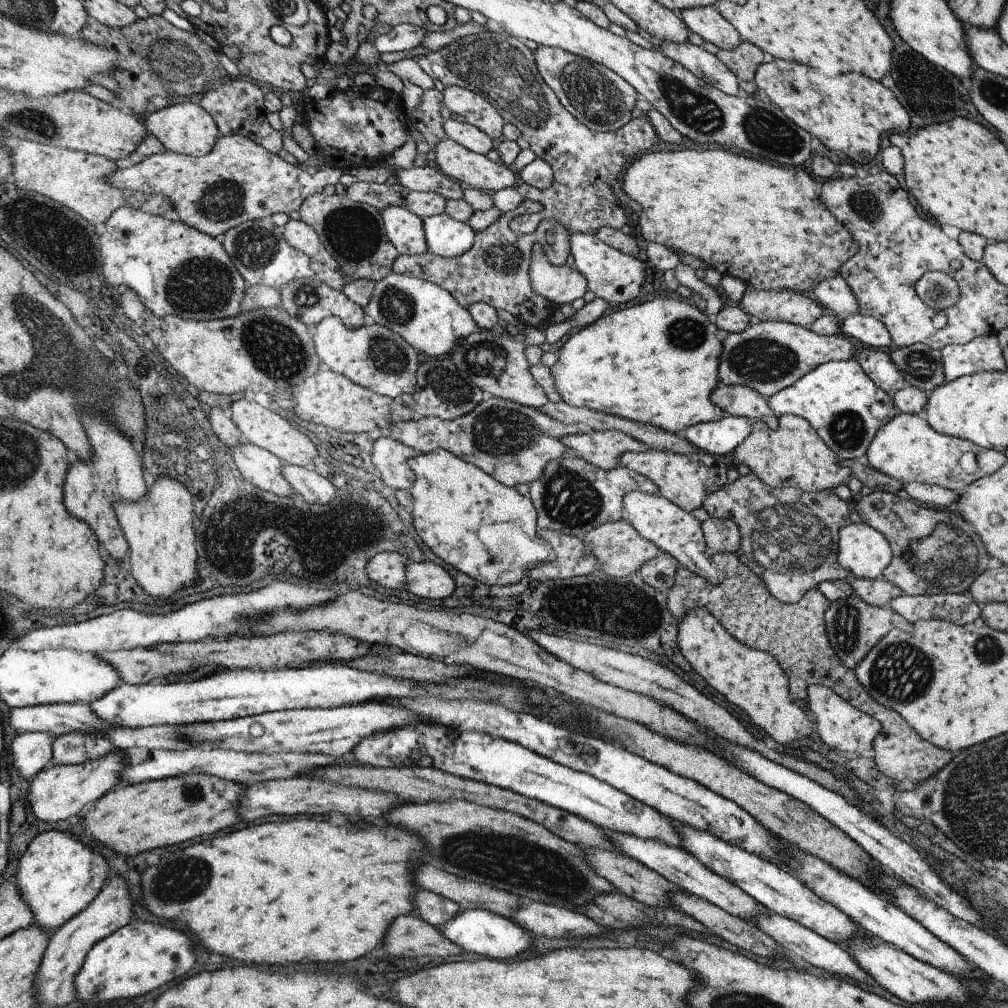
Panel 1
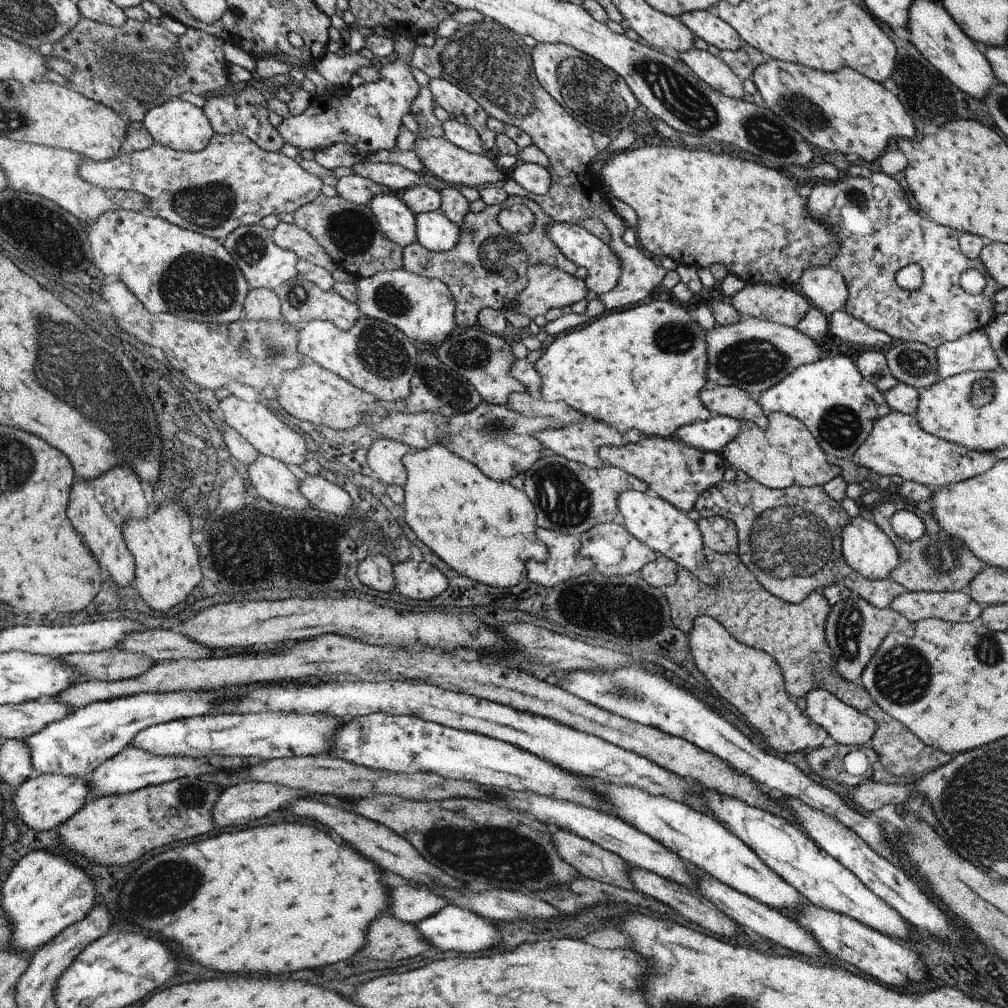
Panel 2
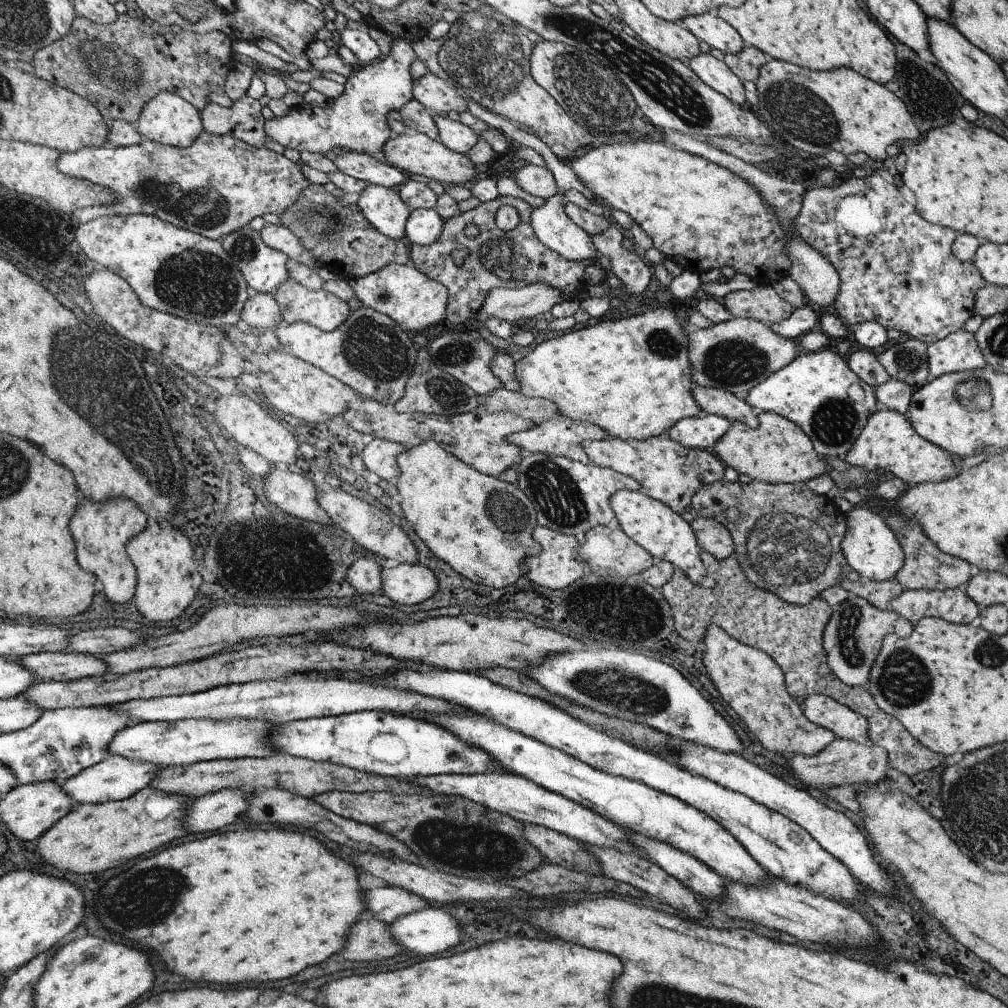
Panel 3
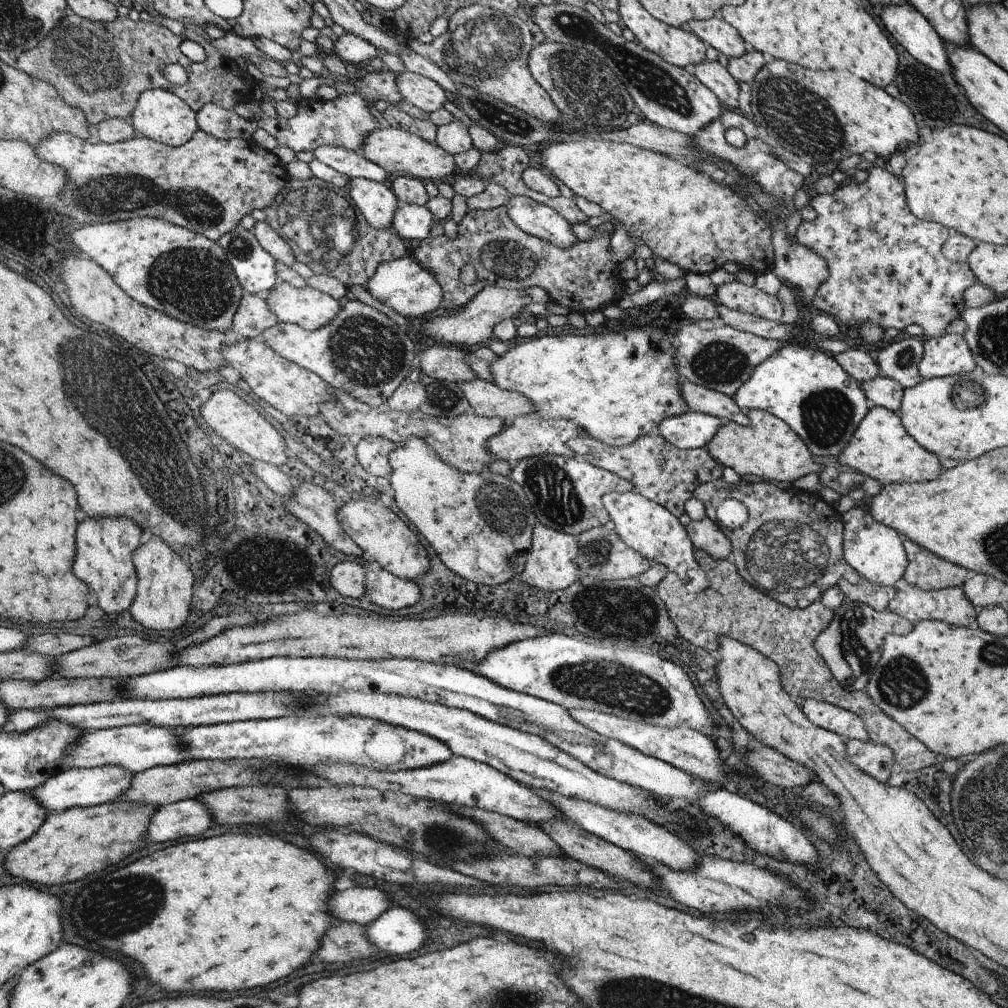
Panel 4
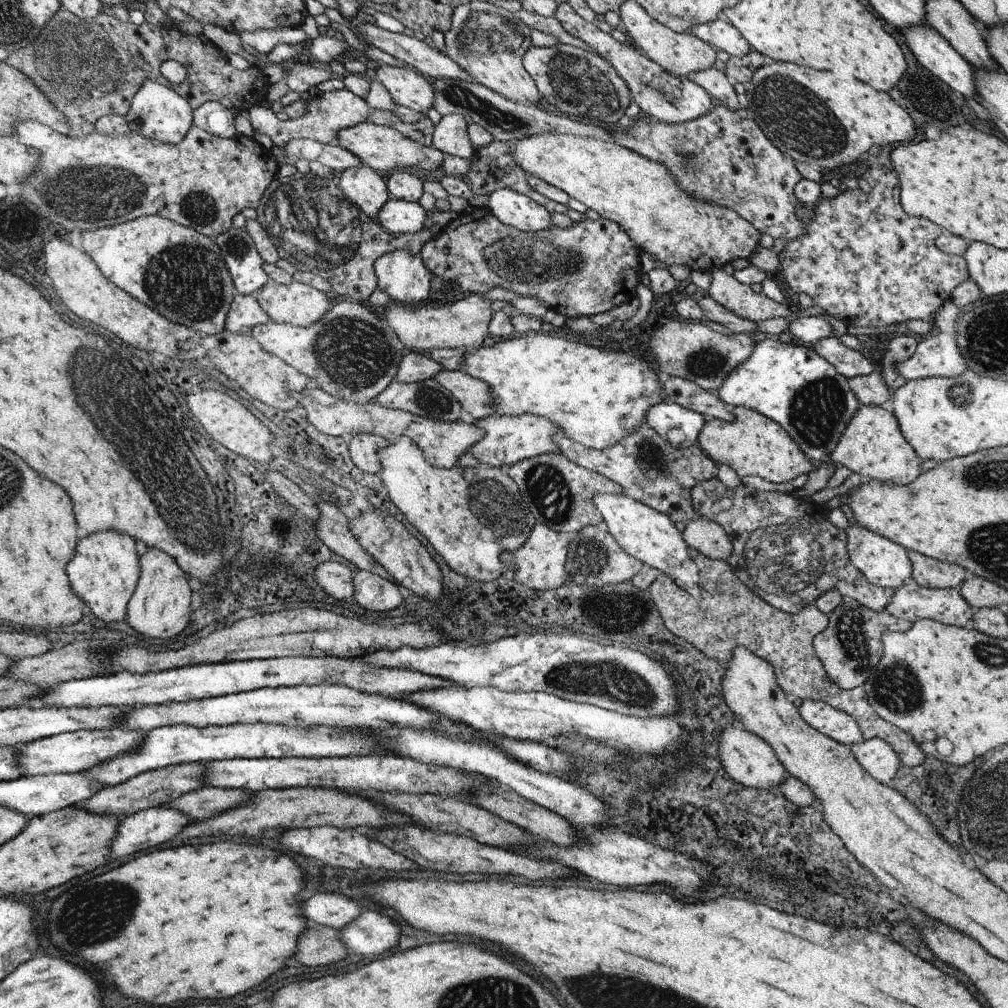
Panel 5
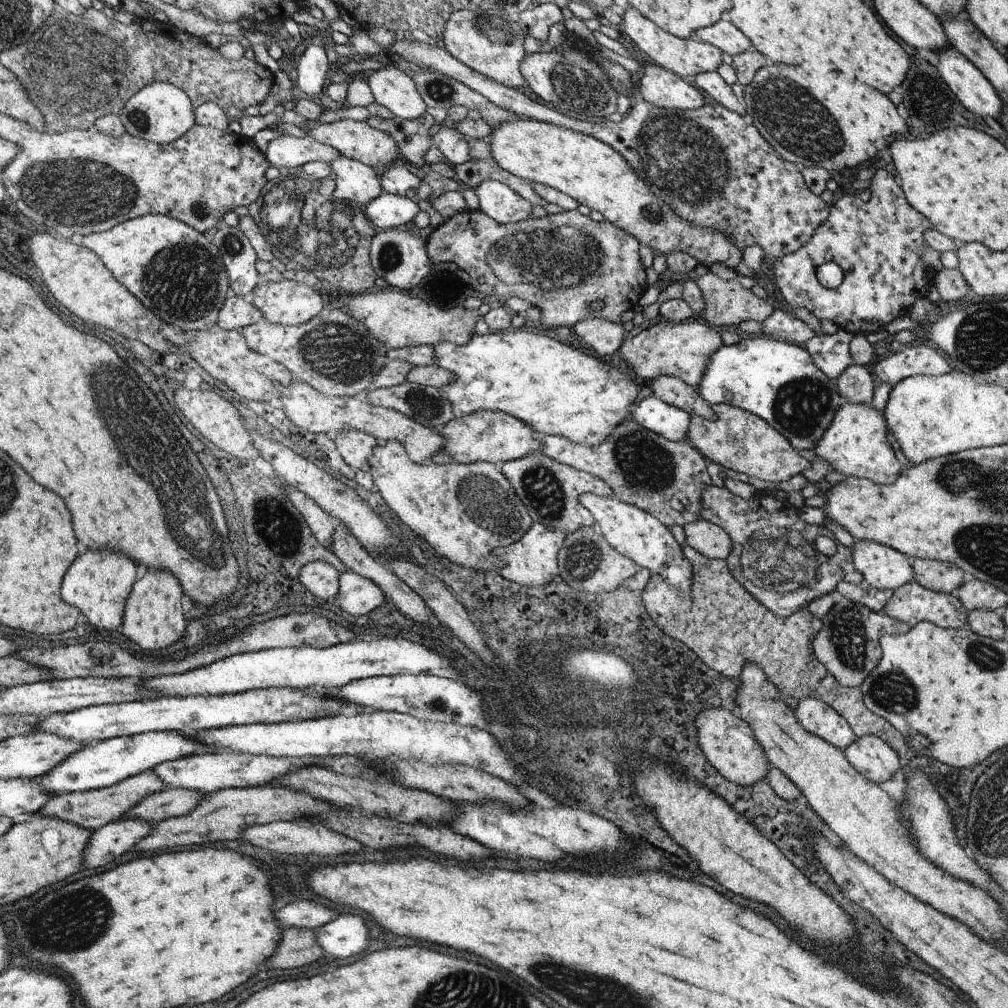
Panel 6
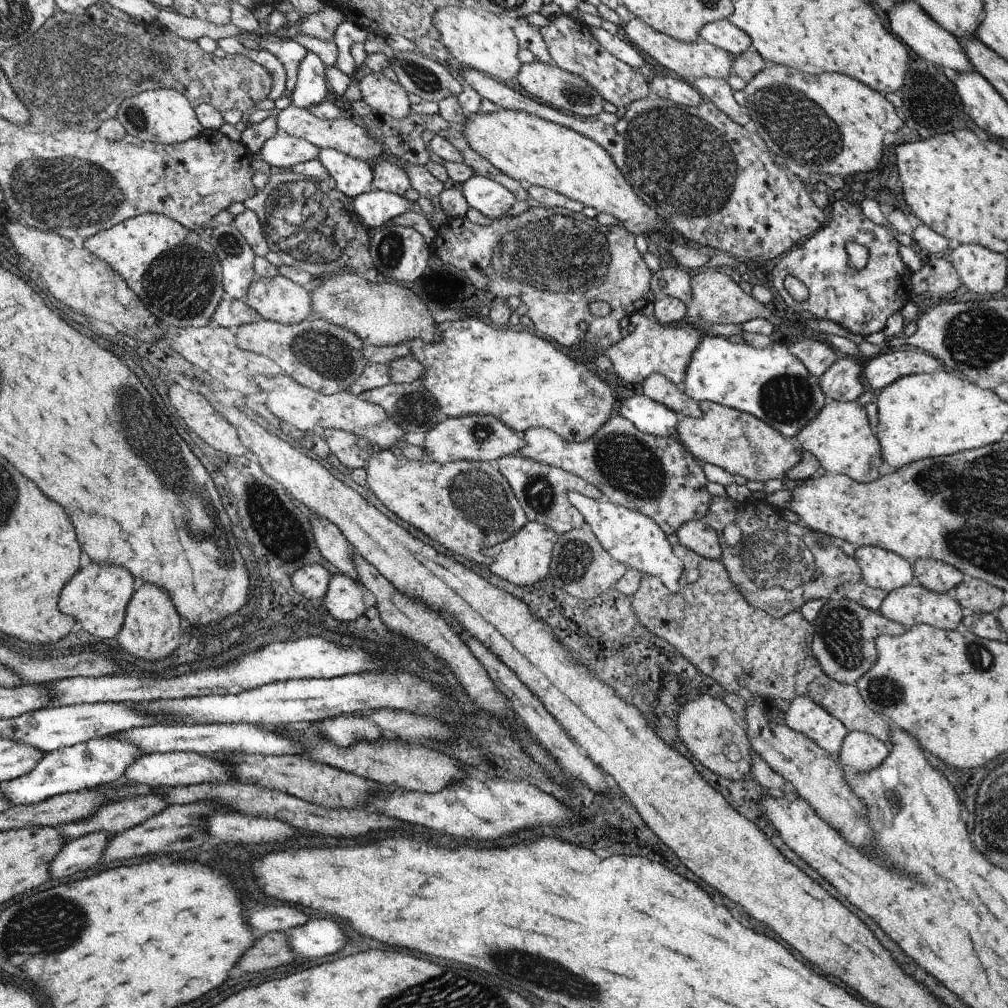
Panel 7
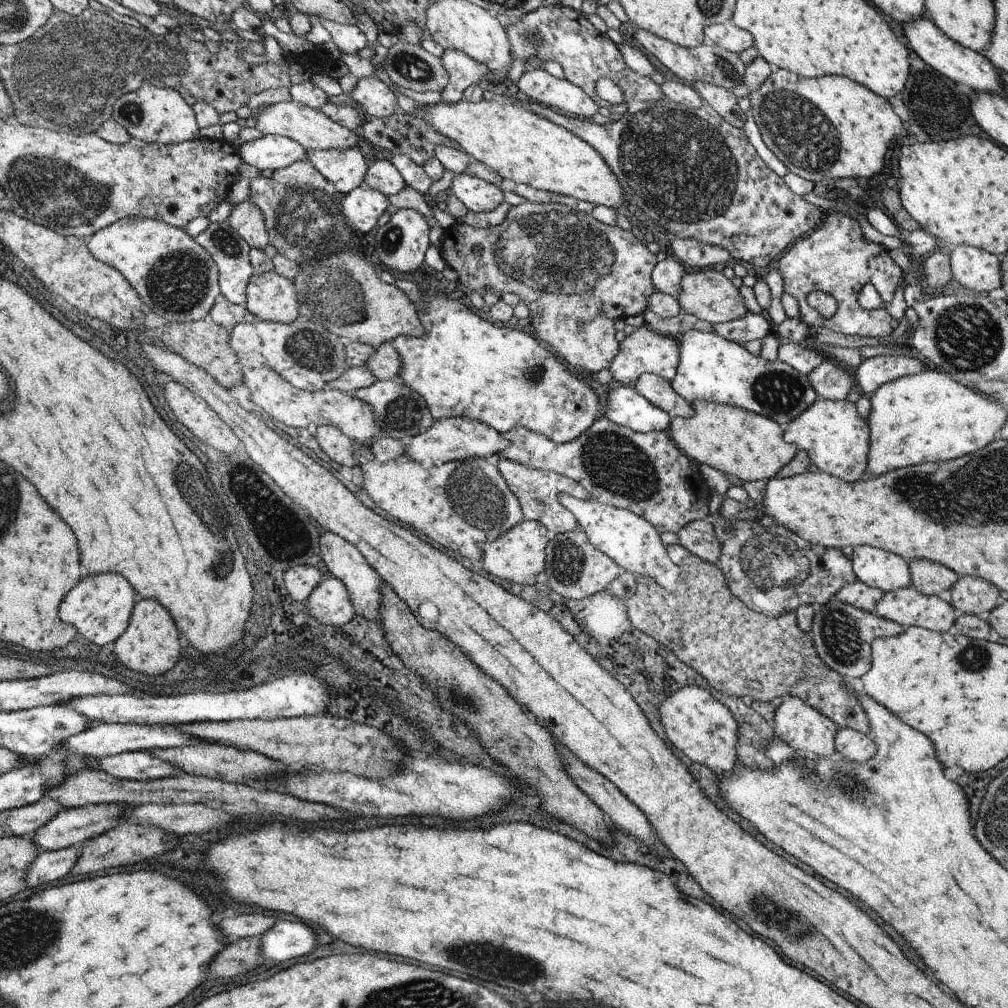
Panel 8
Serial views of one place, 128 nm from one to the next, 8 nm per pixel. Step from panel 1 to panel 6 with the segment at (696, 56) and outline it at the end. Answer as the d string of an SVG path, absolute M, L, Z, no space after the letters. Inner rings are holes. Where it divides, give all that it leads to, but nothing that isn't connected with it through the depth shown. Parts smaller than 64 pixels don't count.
M706 71L692 78L691 83L695 85L711 102L716 102L735 113L746 116L745 107L734 95L732 88L728 85L718 71Z

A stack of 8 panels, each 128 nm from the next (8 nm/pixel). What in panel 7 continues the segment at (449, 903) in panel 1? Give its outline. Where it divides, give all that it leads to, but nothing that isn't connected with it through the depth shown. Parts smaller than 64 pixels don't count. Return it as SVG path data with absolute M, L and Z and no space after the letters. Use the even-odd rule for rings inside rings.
M270 906L270 908L264 908L260 912L254 912L250 916L250 926L254 928L254 934L258 936L264 936L264 934L270 934L270 932L286 932L290 928L296 928L296 926L302 926L308 922L308 916L294 908L294 906Z

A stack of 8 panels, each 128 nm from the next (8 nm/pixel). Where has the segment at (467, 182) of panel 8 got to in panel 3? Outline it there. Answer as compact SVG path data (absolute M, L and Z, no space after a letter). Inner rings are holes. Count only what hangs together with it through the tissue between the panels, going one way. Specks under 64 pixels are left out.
M465 98L468 104L468 110L473 117L476 117L485 123L488 123L489 127L495 128L502 131L510 140L514 140L517 143L530 147L535 150L539 155L541 155L545 160L546 168L549 169L556 182L557 193L550 197L544 206L535 208L531 214L531 225L535 235L539 238L544 246L550 248L550 250L555 251L564 258L571 261L594 261L596 264L599 261L600 253L596 250L596 246L592 241L591 235L589 235L585 230L582 230L566 213L564 204L566 203L565 197L562 192L570 189L576 189L582 193L589 200L594 200L595 196L581 180L580 177L574 172L574 170L566 165L557 158L557 156L550 150L547 144L544 144L540 138L532 134L529 130L522 129L521 127L513 124L507 119L504 119L500 114L494 114L477 103L476 100L471 98Z

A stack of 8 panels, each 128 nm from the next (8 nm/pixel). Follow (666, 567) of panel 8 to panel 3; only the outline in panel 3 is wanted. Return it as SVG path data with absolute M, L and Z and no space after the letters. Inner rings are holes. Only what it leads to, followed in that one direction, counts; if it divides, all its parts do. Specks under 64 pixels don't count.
M619 490L610 497L610 504L623 532L643 549L646 549L654 559L670 561L676 568L683 570L693 583L699 584L703 588L716 586L714 576L707 572L700 558L696 533L681 514L674 512L662 501L648 496L642 490Z

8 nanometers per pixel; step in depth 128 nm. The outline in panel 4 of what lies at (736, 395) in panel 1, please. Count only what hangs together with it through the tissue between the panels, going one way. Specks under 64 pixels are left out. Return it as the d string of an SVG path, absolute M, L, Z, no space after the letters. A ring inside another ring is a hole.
M686 380L682 381L681 393L690 412L706 413L724 422L734 421L739 425L748 425L750 422L747 411L740 408L732 397L724 393Z

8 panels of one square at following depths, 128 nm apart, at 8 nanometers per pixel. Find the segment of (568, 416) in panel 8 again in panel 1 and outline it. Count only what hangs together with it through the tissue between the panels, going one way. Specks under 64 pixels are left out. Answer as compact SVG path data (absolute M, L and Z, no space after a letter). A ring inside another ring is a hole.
M656 296L642 304L602 315L572 334L559 350L558 362L550 367L551 373L557 391L569 405L613 414L680 434L691 426L718 421L728 415L710 400L712 391L721 384L718 367L723 342L716 332L718 327L714 318L707 317L686 299Z

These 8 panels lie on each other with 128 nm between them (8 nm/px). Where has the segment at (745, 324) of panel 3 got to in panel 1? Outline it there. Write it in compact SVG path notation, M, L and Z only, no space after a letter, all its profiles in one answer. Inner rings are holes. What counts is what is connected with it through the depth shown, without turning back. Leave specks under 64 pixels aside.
M754 321L745 331L730 333L723 341L722 354L718 367L721 384L744 385L754 389L762 396L770 398L779 390L789 387L817 366L830 361L847 361L857 352L854 344L844 334L817 335L808 327L787 323L786 321Z

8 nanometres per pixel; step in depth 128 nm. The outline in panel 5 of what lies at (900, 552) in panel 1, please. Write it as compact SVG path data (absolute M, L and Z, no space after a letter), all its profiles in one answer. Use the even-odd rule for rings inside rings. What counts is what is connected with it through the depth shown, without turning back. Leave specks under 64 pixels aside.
M907 551L911 560L914 580L927 589L959 588L969 576L960 565L939 561L916 551Z

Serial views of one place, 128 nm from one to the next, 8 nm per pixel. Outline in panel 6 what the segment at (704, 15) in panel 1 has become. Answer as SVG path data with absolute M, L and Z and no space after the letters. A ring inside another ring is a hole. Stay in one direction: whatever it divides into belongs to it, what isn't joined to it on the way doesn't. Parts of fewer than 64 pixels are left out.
M720 19L713 25L702 27L694 32L695 37L728 52L732 57L752 48L750 39L729 20Z

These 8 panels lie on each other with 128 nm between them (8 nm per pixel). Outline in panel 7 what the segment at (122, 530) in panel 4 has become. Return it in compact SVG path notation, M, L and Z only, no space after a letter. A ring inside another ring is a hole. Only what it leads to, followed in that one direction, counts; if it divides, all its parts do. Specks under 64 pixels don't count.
M90 562L74 576L74 582L66 586L66 594L62 594L62 610L78 619L80 627L98 638L116 638L125 622L128 604L134 597L134 578L122 566L100 566Z

